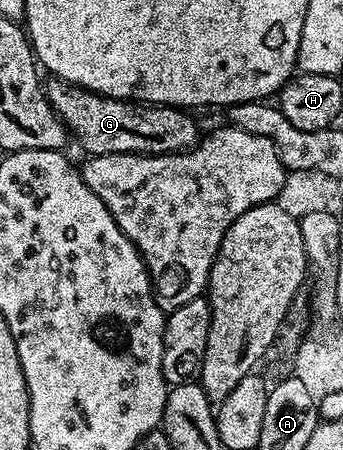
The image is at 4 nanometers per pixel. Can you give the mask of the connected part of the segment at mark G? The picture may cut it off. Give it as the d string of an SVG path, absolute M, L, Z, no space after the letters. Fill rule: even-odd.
M56 78L46 79L43 87L49 104L57 111L57 117L65 124L72 139L77 139L86 148L89 156L120 152L162 156L172 152L187 152L199 143L197 124L186 109L116 100Z

